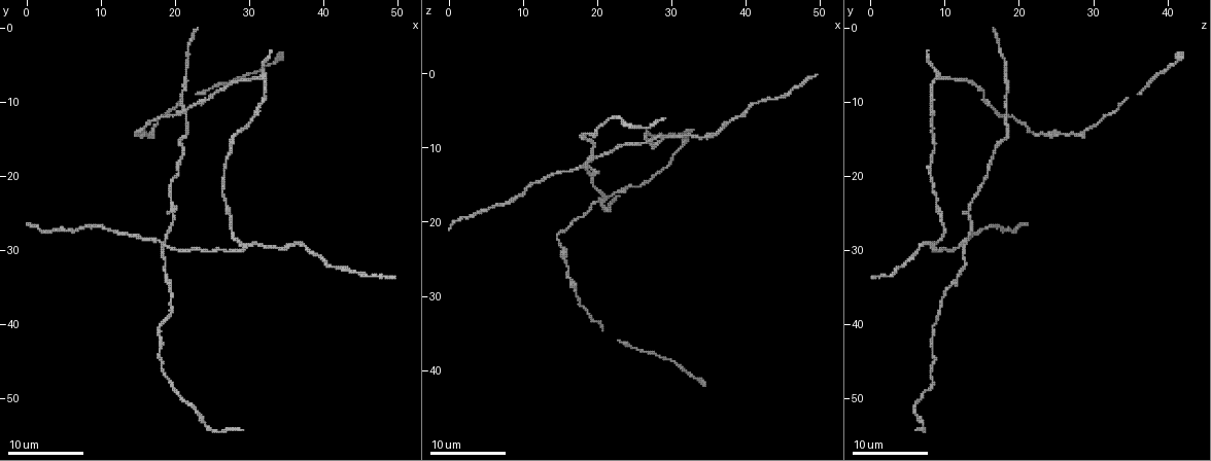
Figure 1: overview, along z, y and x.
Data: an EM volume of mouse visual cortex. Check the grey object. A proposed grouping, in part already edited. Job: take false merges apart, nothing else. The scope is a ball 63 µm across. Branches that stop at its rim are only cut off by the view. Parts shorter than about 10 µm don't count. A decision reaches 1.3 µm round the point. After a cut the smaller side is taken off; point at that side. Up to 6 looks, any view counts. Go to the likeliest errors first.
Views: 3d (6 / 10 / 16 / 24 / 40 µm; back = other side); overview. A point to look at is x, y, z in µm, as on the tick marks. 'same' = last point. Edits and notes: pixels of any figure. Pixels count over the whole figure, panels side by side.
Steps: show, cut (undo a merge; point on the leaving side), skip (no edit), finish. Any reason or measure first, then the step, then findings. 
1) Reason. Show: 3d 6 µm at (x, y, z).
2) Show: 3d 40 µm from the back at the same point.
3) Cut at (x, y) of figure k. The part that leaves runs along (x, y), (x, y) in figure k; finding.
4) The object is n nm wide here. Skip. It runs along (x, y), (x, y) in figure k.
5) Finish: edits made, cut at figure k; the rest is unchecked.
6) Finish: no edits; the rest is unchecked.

Three-way junction. Show: 3d 10 µm at (29.5, 29.5, 8.5).

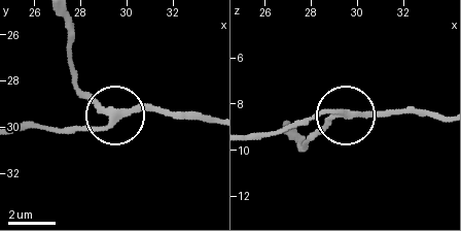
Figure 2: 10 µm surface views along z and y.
Zoom in. Show: 3d 6 µm at (29.5, 29.8, 8.4).

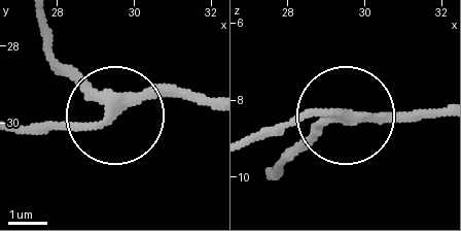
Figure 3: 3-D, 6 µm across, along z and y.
The object is 240 nm wide here. Skip. It runs along (43, 23), (54, 52), (112, 107), (172, 91), (211, 98) in figure 3; one neuron here.

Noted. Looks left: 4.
Two arms at a narrow angle. Show: 3d 10 µm at (17.0, 14.0, 29.5).

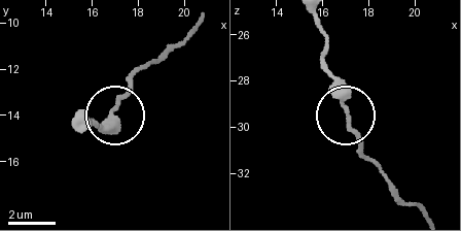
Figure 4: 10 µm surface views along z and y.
The object is 230 nm wide here. Skip. It runs along (79, 123), (106, 123), (140, 66) in figure 4; continuous, no second neuron.

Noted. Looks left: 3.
Sudden change in width. Show: 3d 10 µm at (33.5, 29.5, 8.5).

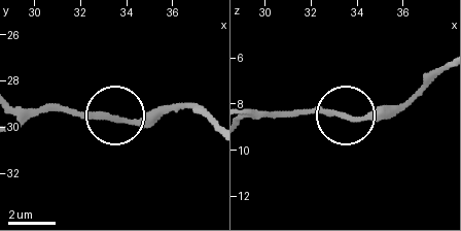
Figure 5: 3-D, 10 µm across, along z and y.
Skip. One neuron here.

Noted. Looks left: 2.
Finish: no edits; the rest is unchecked.

